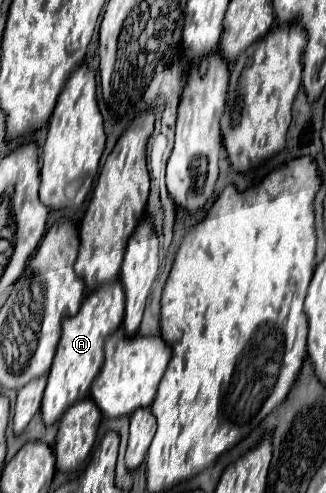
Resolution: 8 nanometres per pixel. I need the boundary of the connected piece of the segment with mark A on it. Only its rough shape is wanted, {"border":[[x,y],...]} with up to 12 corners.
{"border":[[121,281],[63,319],[41,405],[53,425],[89,397],[103,341],[121,325]]}

